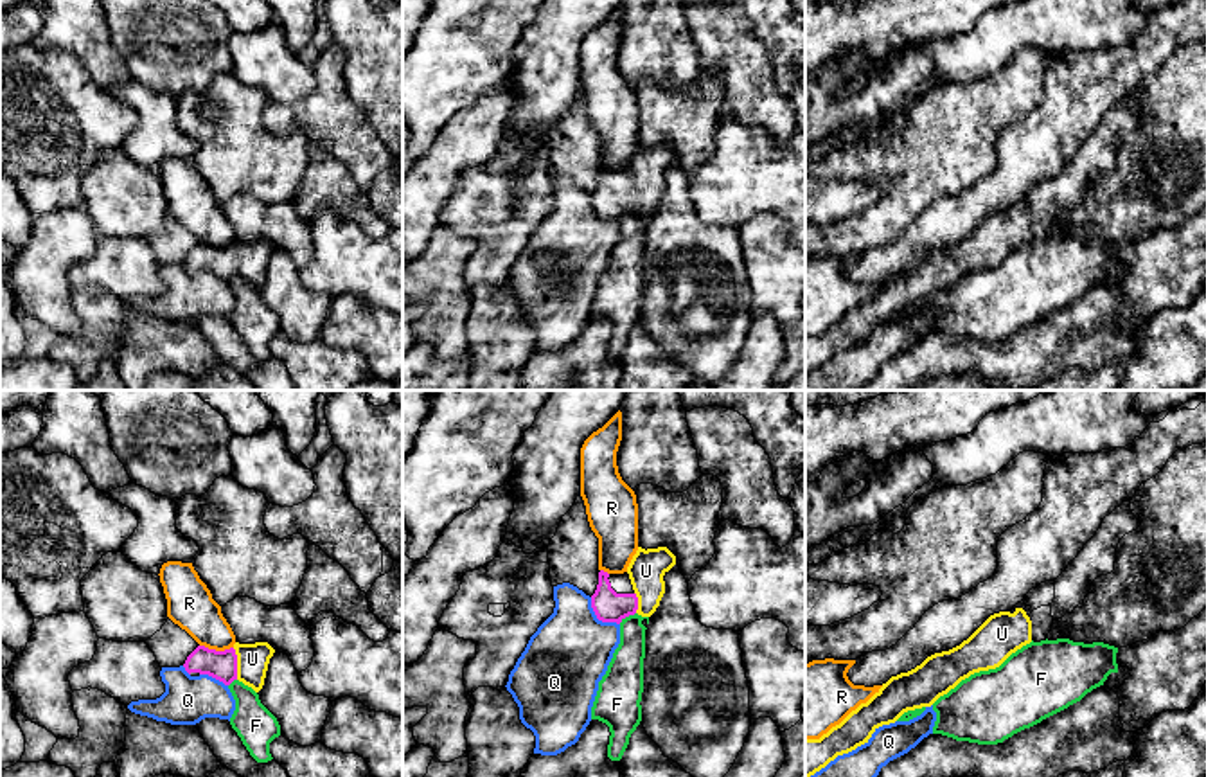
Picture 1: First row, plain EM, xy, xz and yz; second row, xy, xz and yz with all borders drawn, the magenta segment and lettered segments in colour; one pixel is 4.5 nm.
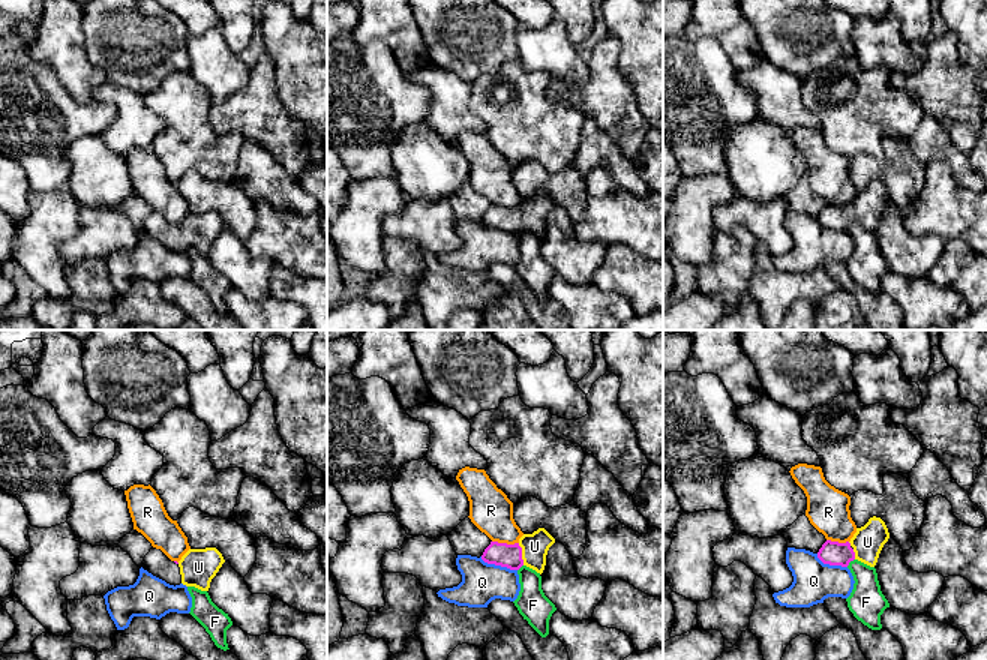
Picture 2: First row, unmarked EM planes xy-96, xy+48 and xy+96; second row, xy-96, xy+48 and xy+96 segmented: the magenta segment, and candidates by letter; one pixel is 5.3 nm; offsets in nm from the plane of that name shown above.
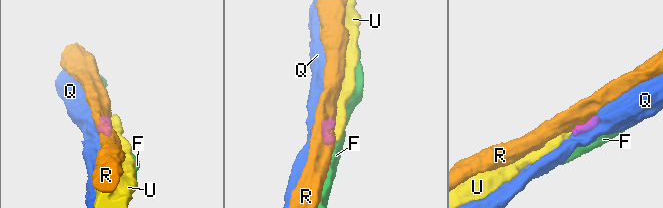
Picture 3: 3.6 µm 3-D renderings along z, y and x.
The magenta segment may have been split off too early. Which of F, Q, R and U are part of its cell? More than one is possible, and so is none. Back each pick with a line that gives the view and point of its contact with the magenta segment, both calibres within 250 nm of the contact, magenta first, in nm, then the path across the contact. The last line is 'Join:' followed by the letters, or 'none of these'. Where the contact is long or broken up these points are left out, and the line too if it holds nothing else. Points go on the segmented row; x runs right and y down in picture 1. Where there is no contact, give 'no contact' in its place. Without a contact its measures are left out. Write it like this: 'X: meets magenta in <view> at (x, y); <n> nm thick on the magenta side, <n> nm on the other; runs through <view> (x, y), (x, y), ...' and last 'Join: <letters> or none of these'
U: meets magenta in xy at (236, 664); 130 nm thick on the magenta side, 140 nm on the other; runs through xy (221, 666), (236, 664), (252, 659)
Join: U

